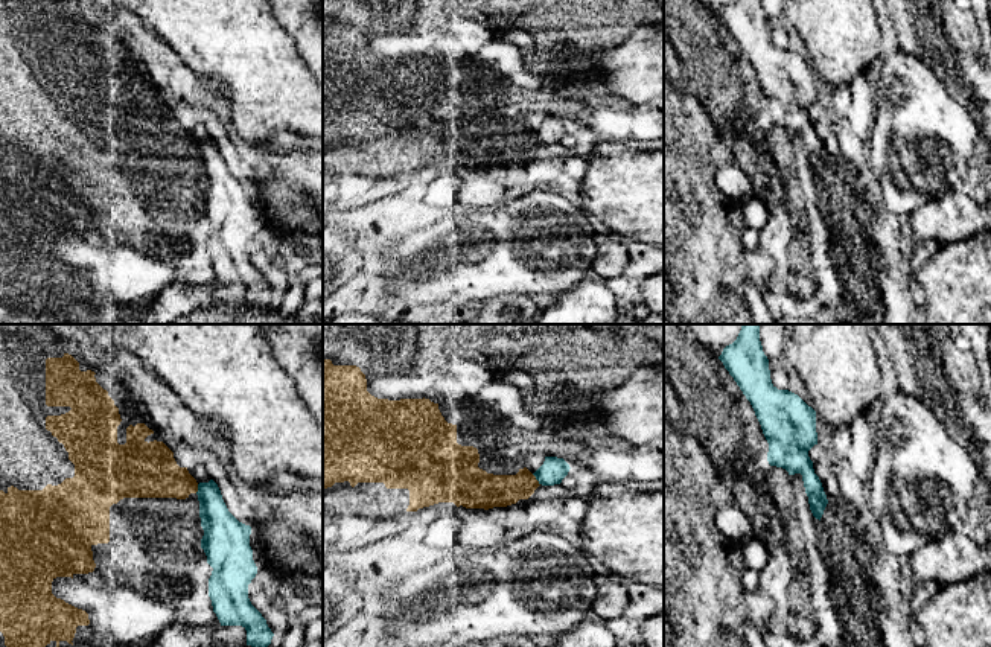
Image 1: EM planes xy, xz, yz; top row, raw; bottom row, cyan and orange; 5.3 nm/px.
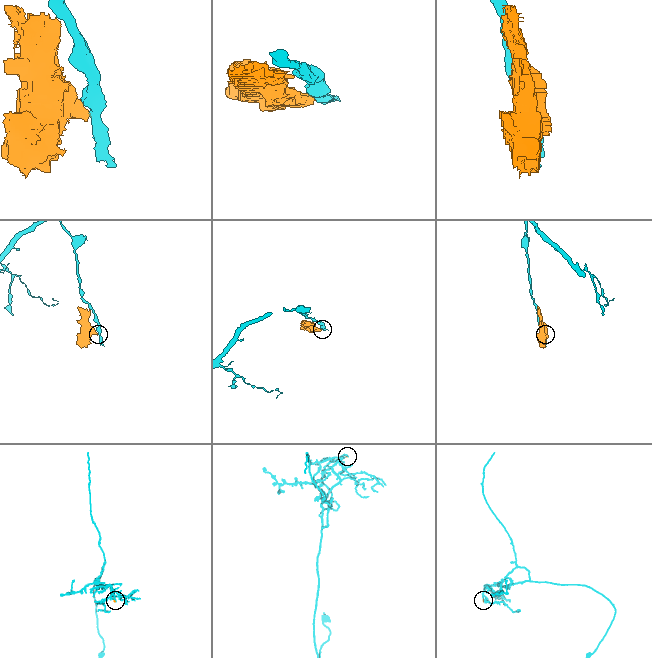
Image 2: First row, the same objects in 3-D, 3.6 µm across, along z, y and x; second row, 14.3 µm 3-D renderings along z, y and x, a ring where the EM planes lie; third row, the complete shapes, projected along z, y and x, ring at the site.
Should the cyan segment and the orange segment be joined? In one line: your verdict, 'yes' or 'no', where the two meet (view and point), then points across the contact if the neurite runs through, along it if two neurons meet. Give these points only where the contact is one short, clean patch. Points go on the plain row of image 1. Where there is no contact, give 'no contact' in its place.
no; contact xz (536, 137); border xz (532, 133), (539, 143)

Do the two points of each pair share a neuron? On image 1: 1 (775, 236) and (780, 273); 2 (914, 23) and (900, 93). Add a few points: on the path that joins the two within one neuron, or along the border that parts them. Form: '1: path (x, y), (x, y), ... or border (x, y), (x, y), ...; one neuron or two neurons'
1: path (777, 245), (780, 264); one neuron
2: border (897, 47), (918, 57), (938, 75); two neurons

